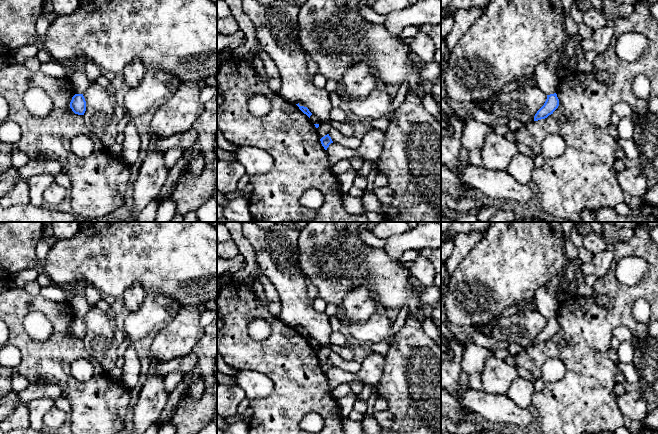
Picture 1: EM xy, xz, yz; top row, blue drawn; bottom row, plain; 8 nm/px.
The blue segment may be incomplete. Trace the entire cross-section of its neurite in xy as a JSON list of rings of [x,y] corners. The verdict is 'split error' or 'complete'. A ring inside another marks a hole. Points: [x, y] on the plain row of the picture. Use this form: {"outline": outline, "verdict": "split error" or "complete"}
{"outline": [[[75,318],[72,321],[70,332],[75,338],[84,339],[86,335],[86,325],[83,318]]], "verdict": "complete"}

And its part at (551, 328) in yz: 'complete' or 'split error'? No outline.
complete

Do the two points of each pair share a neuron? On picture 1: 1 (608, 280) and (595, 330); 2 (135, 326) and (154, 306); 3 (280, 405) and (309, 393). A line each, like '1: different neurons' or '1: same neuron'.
1: same neuron
2: same neuron
3: same neuron

